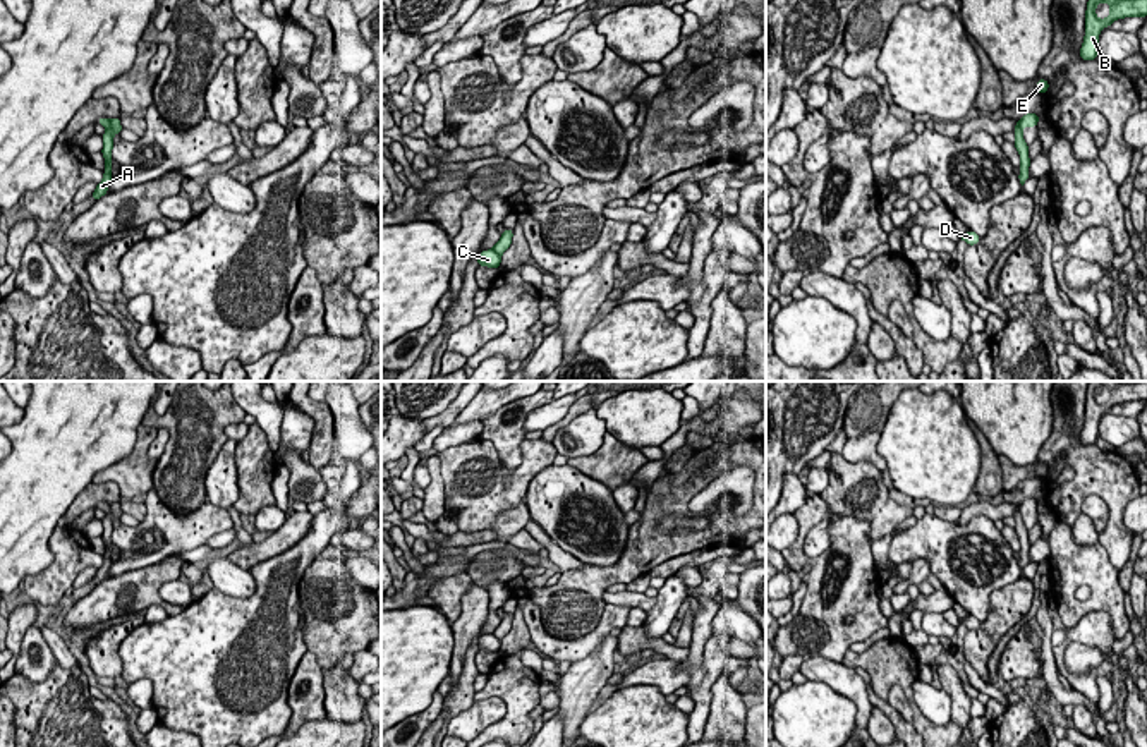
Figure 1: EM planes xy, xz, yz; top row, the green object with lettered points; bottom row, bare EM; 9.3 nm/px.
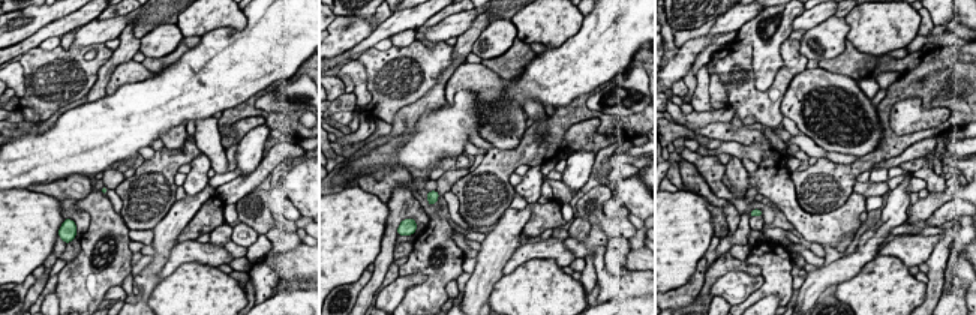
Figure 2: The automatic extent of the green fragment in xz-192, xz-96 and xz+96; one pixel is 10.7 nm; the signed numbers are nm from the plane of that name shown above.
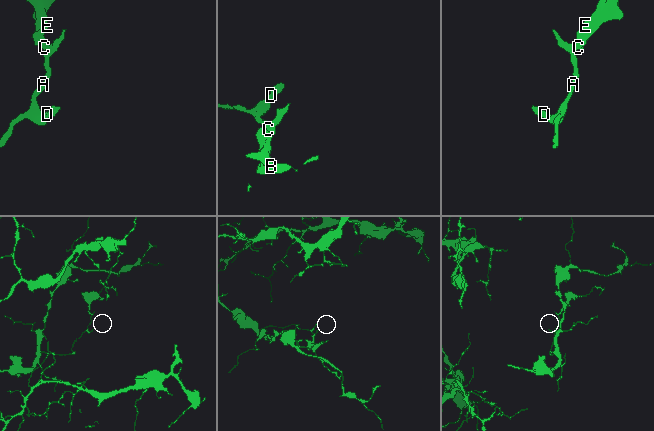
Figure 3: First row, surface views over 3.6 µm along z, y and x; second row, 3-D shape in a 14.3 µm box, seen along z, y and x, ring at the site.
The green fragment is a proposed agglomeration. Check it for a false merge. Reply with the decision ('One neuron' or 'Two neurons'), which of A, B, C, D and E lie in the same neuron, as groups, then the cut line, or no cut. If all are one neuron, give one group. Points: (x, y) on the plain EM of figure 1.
Two neurons. Groups: A D / B C E. Split along xz (491, 634), (500, 639)

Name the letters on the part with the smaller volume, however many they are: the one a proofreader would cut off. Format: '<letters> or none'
B, C, E

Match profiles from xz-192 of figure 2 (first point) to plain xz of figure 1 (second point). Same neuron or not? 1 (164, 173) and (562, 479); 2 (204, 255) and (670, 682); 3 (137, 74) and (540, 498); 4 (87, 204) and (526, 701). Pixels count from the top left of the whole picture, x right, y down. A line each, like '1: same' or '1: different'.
1: different
2: same
3: same
4: same

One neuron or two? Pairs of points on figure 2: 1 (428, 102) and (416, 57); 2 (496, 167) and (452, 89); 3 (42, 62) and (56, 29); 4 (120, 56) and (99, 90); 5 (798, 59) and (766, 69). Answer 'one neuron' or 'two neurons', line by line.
1: two neurons
2: two neurons
3: two neurons
4: one neuron
5: two neurons

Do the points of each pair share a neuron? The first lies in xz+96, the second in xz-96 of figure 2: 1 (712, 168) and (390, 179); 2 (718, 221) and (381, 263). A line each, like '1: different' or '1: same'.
1: same
2: same

